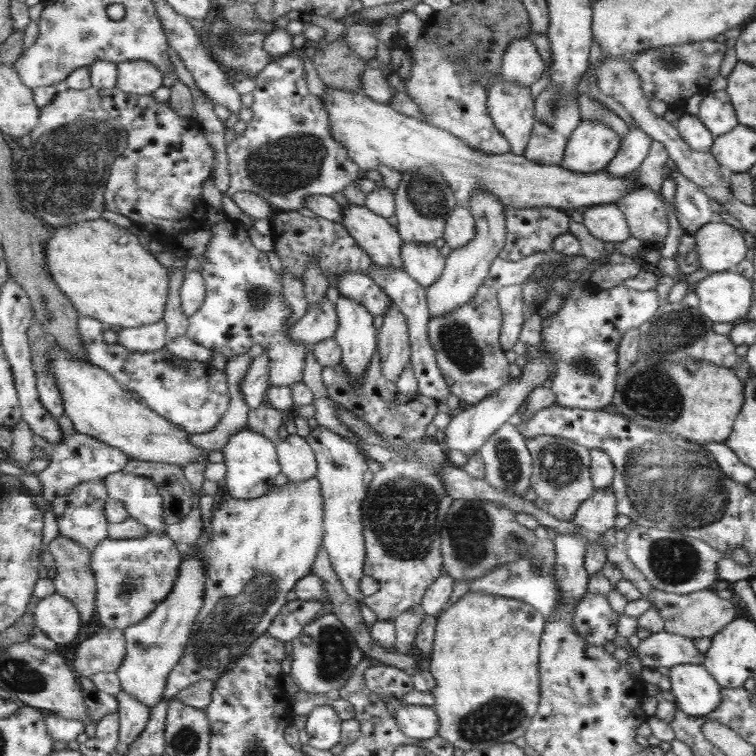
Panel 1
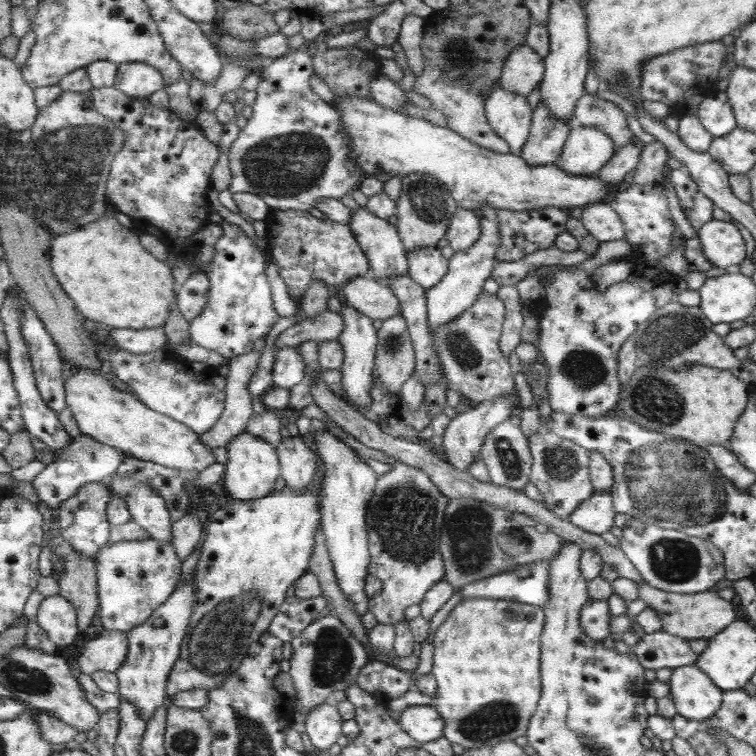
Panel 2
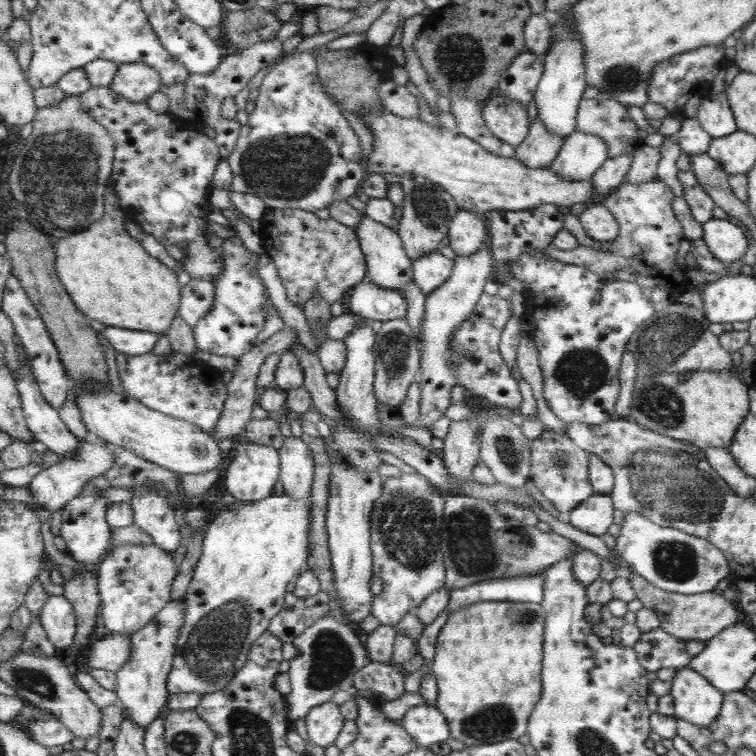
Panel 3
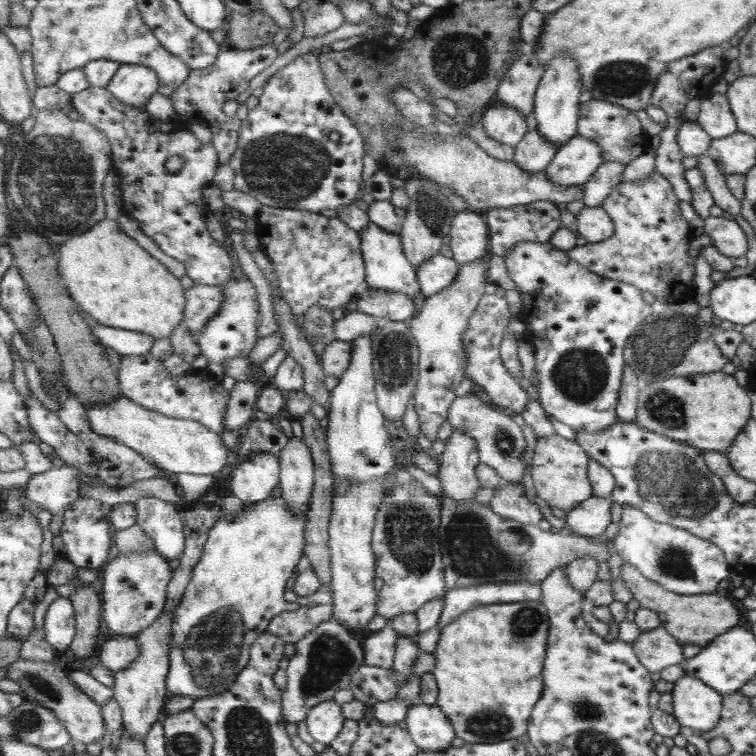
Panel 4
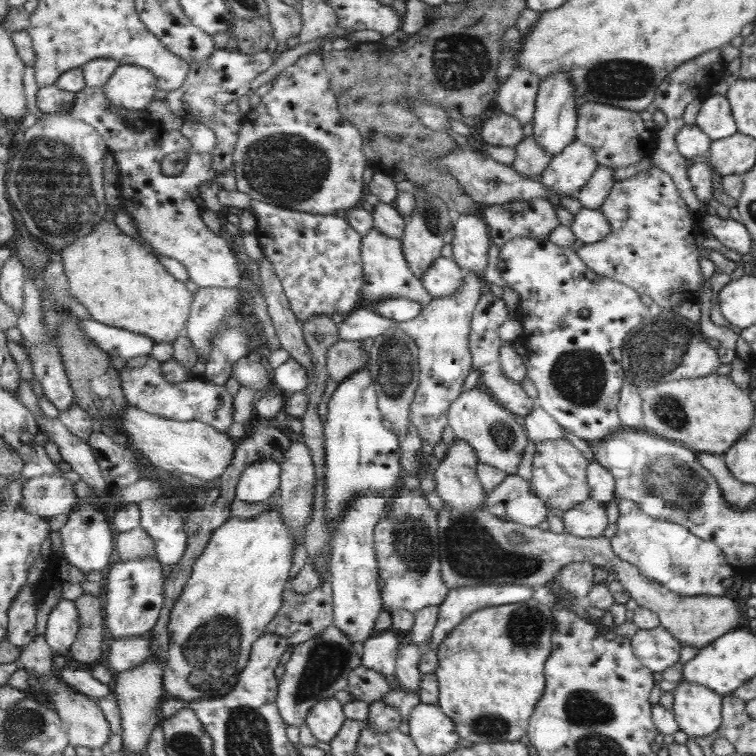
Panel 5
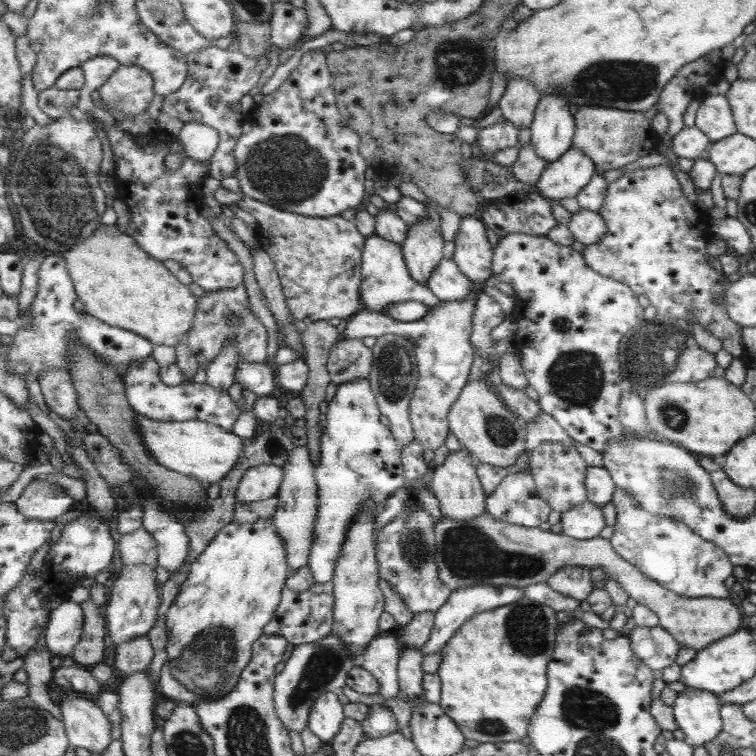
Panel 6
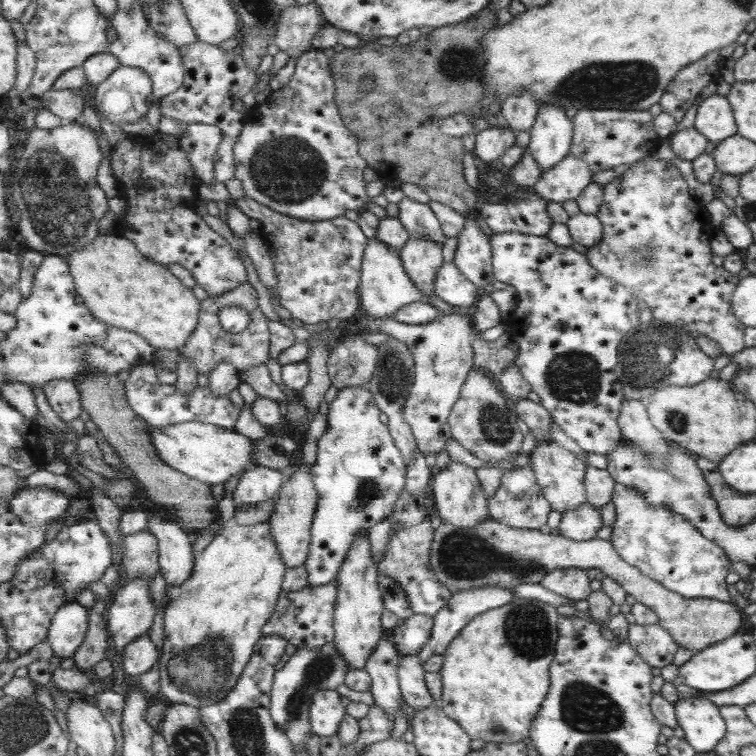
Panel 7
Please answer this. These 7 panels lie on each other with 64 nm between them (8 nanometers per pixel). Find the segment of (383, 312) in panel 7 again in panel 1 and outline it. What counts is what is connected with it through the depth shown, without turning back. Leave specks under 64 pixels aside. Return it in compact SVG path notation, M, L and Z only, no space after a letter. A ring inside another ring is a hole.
M345 204L344 208L342 223L361 248L372 256L374 266L381 269L404 269L401 256L404 240L400 229L365 206Z

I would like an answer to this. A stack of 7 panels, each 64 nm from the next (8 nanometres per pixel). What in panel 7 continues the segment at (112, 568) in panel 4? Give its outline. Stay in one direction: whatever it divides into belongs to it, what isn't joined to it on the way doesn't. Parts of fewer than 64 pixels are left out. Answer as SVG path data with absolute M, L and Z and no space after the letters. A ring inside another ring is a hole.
M141 576L141 578L128 580L128 582L119 586L115 596L113 596L113 603L105 615L111 641L113 641L115 648L122 654L129 644L136 642L144 635L148 635L153 627L159 609L155 604L156 601L153 600L152 589L149 588L149 583L151 582L151 578L145 580Z

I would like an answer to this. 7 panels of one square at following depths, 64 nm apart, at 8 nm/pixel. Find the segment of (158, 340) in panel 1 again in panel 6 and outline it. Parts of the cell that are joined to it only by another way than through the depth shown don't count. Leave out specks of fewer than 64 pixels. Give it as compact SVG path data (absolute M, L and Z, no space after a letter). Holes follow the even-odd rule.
M47 253L39 272L40 290L37 298L33 300L33 307L27 309L27 316L31 318L31 327L20 327L16 332L9 353L7 353L7 370L15 376L27 380L33 376L35 380L43 372L49 370L69 371L68 349L73 340L81 340L87 348L97 352L105 364L111 368L123 364L131 366L133 362L148 359L154 352L153 341L140 333L131 332L129 329L119 328L99 320L86 310L77 312L73 300L77 296L76 284L70 276L68 265L63 254Z

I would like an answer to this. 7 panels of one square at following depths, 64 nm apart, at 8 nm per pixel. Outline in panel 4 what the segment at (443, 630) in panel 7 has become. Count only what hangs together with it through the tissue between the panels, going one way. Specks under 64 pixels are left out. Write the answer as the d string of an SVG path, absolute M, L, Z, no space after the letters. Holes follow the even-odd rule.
M501 582L498 584L481 584L464 588L448 589L445 598L445 607L438 623L441 631L455 623L463 612L487 604L510 604L540 600L540 584L529 582Z

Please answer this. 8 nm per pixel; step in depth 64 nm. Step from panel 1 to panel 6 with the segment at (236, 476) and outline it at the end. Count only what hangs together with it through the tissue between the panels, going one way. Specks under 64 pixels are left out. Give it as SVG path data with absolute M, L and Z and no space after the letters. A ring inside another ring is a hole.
M261 464L251 467L240 482L236 499L247 503L277 497L283 482L284 468L277 464Z

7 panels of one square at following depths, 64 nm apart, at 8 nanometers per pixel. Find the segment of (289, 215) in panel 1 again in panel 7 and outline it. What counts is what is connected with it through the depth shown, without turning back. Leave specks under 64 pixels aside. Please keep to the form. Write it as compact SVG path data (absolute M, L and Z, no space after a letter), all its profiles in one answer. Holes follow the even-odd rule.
M245 196L235 200L236 206L260 221L260 234L265 239L271 257L274 261L275 275L278 279L277 298L279 303L291 314L291 319L299 324L319 324L327 320L353 320L361 314L360 284L362 280L362 265L364 264L365 250L370 238L363 232L357 221L349 220L345 216L331 220L311 221L301 220L297 216L285 216L274 212Z

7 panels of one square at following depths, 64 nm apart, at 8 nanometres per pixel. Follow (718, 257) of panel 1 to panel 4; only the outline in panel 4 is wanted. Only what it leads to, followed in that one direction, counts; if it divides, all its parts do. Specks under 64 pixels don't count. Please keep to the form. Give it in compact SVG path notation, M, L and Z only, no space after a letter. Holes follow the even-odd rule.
M707 215L703 230L715 247L726 258L738 258L747 252L747 236L733 220Z

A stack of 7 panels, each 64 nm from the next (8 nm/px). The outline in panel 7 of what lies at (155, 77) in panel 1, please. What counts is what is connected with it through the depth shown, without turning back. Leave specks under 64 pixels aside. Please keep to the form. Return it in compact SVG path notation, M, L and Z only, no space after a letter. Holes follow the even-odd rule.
M123 65L97 86L95 96L96 108L101 112L101 116L117 127L130 126L139 122L143 116L147 116L147 112L151 110L151 104L156 98L152 77L149 76L149 73L139 67Z

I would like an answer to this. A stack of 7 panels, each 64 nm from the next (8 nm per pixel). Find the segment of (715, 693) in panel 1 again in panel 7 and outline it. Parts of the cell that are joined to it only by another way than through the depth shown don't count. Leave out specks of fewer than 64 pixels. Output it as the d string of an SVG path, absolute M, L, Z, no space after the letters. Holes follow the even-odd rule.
M689 696L687 700L677 700L675 707L676 724L683 730L684 740L695 753L712 753L715 746L725 736L725 723L718 713L718 707L701 696Z

